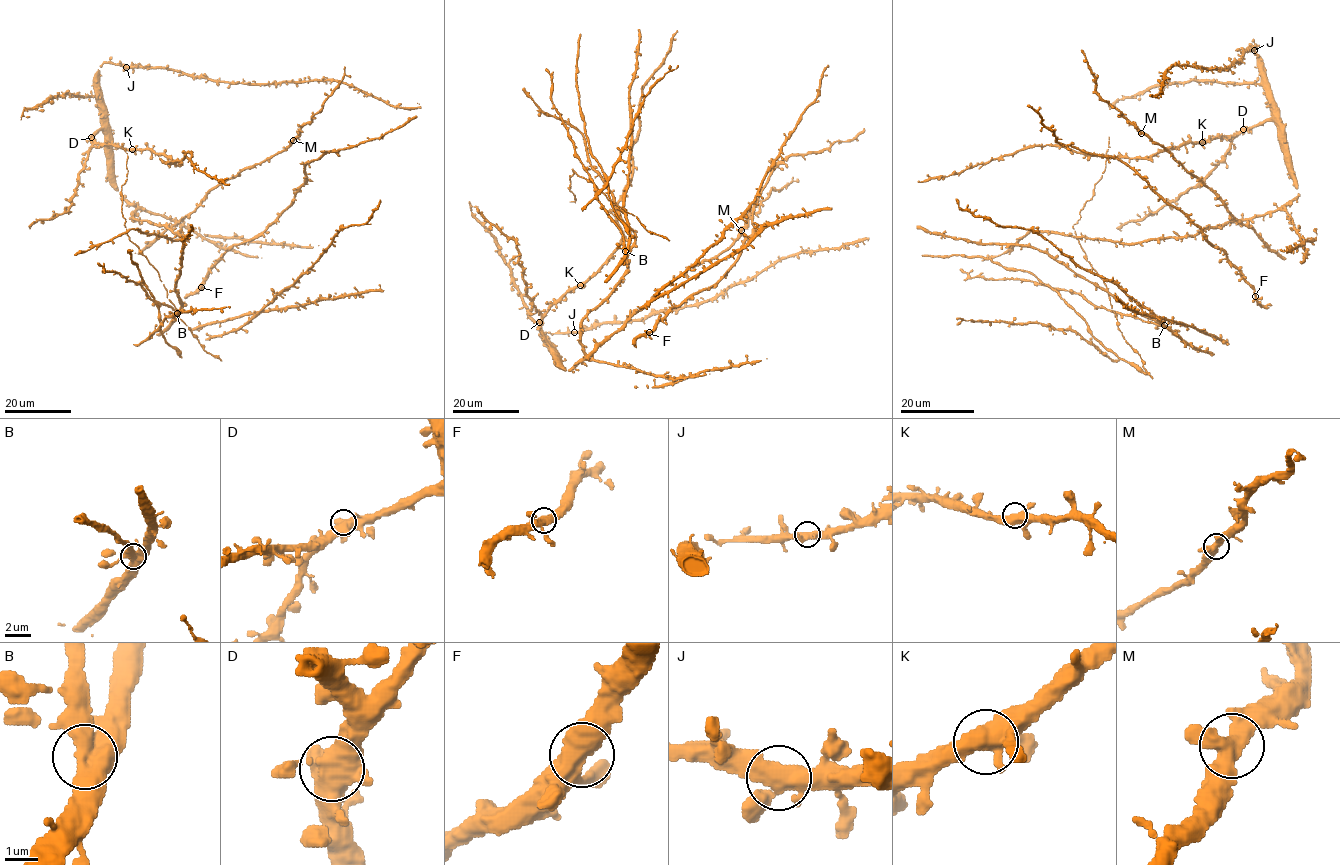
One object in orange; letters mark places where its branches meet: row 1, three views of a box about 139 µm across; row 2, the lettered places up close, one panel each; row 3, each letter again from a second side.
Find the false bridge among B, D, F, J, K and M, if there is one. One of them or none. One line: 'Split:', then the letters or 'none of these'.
Split: none of these

